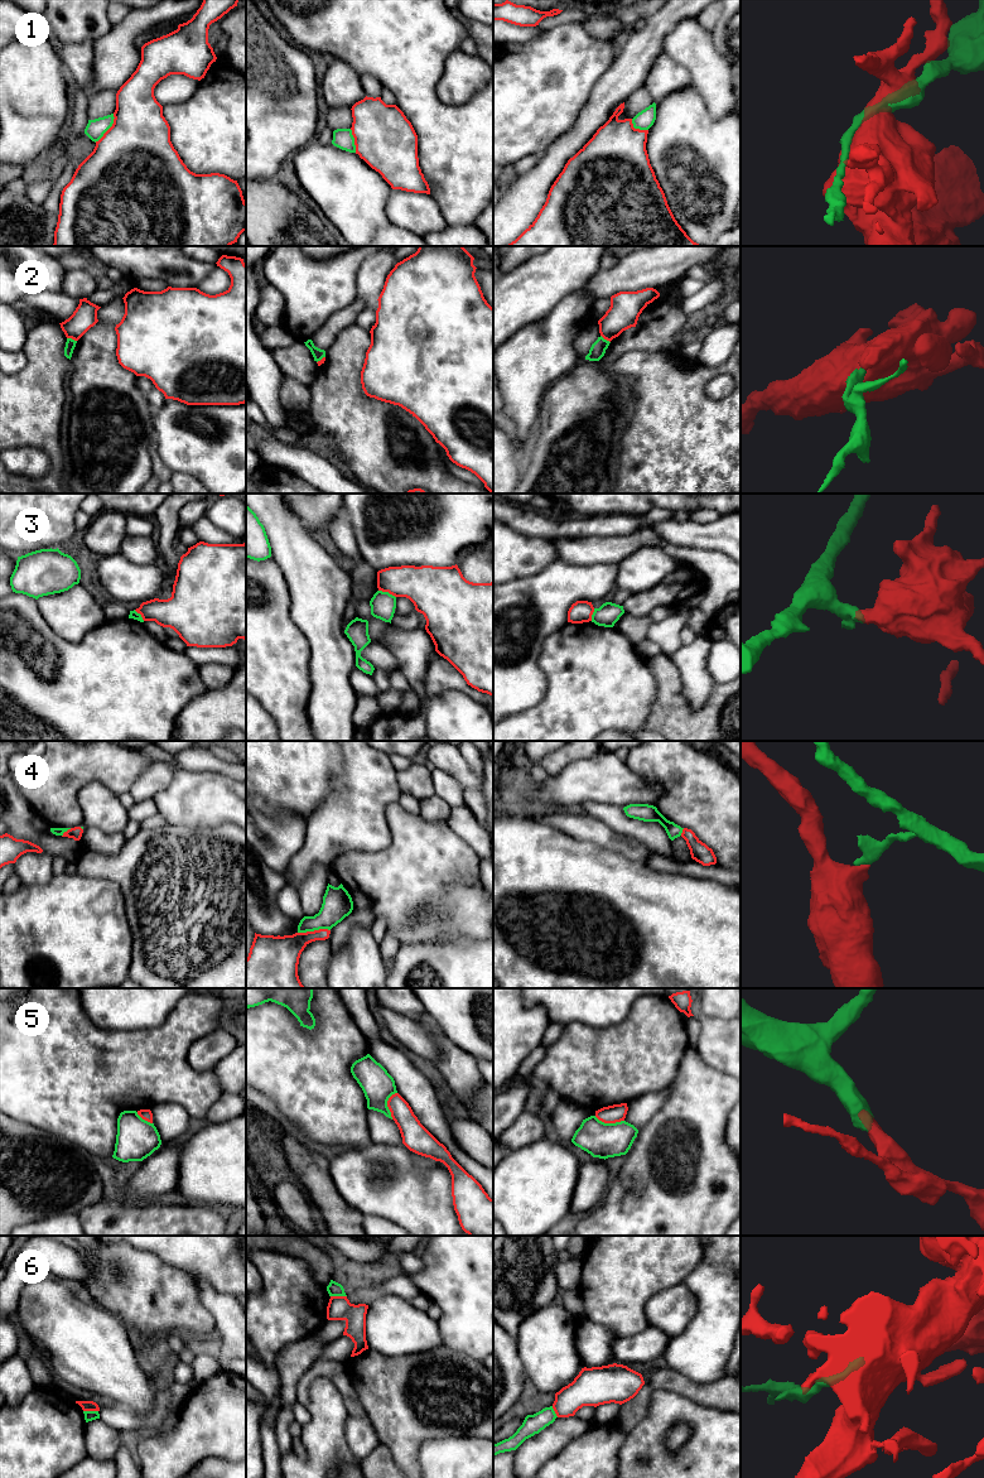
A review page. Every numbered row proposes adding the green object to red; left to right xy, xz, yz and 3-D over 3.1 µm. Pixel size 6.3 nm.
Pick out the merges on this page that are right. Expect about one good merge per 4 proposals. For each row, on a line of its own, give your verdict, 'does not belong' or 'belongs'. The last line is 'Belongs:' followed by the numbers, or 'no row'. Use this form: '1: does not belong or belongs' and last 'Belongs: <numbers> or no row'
1: does not belong
2: does not belong
3: does not belong
4: does not belong
5: does not belong
6: does not belong
Belongs: no row

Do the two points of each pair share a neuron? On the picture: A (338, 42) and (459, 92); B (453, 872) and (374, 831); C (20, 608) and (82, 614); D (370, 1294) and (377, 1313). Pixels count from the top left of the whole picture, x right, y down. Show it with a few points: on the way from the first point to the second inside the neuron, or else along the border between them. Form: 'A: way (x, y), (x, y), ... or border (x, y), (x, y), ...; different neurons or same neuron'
A: border (449, 56), (437, 95), (444, 102), (458, 105); different neurons
B: border (385, 812), (391, 842), (381, 850), (365, 852); different neurons
C: border (35, 600), (39, 614), (57, 634); different neurons
D: border (401, 1296), (380, 1295), (368, 1305); different neurons

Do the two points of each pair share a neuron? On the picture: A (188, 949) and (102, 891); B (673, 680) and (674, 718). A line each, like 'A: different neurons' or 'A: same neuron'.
A: different neurons
B: same neuron

